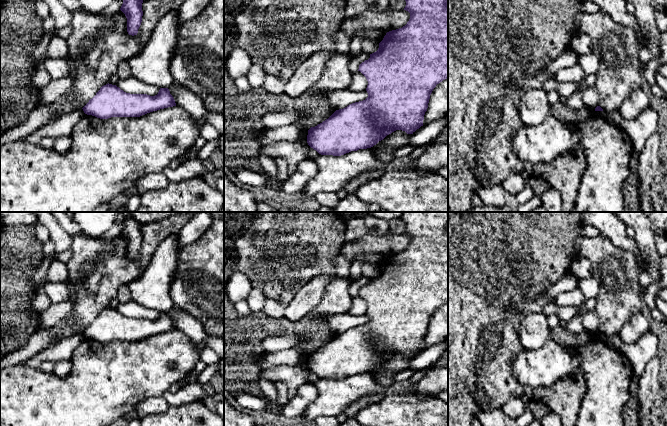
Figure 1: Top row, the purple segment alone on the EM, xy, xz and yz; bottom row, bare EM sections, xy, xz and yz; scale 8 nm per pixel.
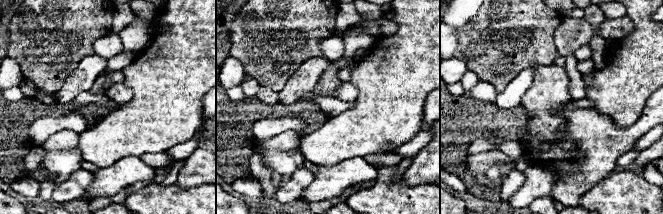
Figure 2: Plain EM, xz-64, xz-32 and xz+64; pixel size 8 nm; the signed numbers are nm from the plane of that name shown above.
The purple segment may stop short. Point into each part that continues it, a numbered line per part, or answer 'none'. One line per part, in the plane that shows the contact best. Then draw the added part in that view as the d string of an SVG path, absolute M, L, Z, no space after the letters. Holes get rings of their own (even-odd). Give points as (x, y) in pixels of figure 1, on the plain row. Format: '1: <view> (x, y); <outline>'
none

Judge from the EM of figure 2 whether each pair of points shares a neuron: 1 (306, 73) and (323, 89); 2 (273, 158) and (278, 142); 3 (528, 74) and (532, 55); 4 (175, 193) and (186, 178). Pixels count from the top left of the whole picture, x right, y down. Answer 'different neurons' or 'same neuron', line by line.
1: different neurons
2: different neurons
3: different neurons
4: different neurons

